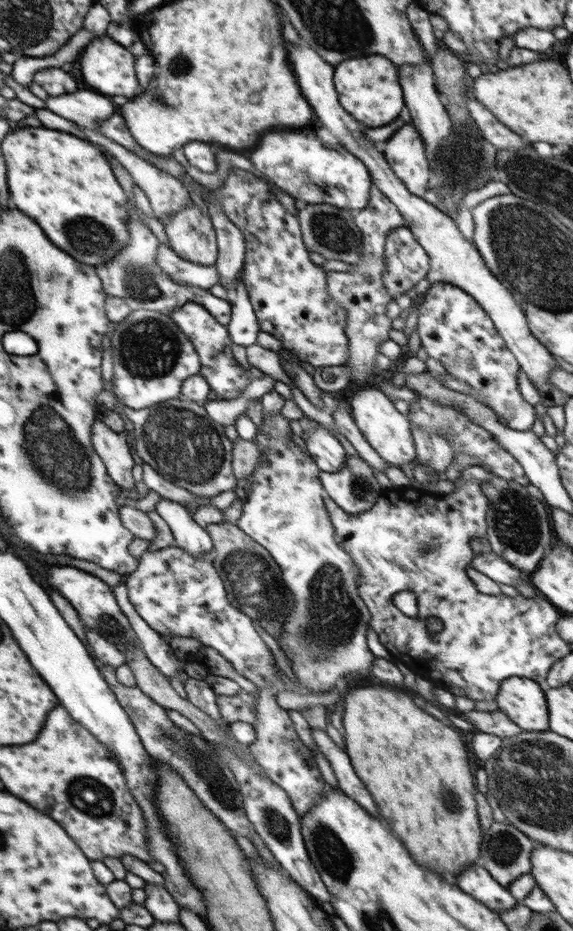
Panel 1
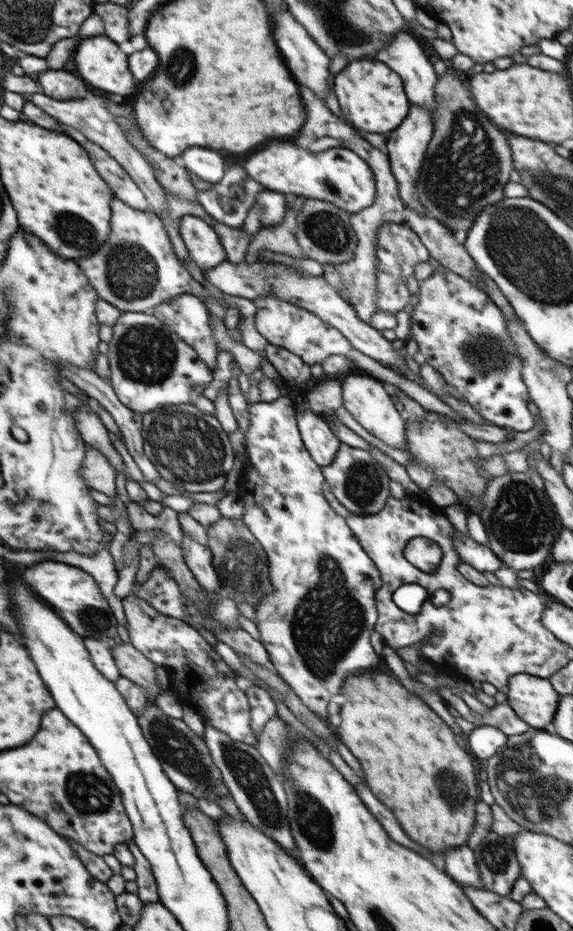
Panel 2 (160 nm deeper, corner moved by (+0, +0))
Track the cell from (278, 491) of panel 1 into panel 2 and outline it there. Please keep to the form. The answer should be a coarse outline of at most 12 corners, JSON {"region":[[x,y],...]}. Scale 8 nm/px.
{"region":[[293,400],[250,404],[253,622],[322,720],[370,645],[381,574],[323,495]]}

